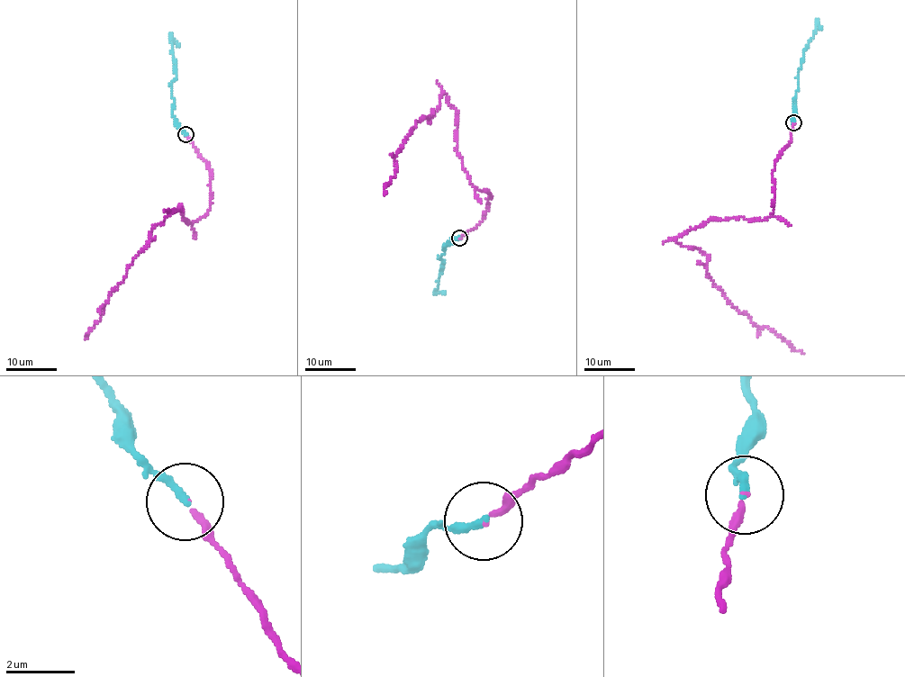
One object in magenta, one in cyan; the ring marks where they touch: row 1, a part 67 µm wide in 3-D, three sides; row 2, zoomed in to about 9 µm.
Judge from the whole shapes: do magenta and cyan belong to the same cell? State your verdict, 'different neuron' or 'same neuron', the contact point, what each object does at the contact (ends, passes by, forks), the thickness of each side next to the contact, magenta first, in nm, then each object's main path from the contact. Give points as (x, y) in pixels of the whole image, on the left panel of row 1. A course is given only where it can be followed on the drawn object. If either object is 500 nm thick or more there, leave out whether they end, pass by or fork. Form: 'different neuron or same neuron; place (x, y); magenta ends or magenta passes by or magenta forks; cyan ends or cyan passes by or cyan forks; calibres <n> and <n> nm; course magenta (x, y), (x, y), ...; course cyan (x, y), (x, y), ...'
same neuron; place (185, 134); magenta ends; cyan ends; calibres 140 and 220 nm; course magenta (185, 135), (208, 165), (211, 205), (188, 224), (181, 204), (152, 229), (84, 339); course cyan (185, 135), (173, 115), (171, 82), (176, 78), (176, 62), (170, 39), (178, 46)

